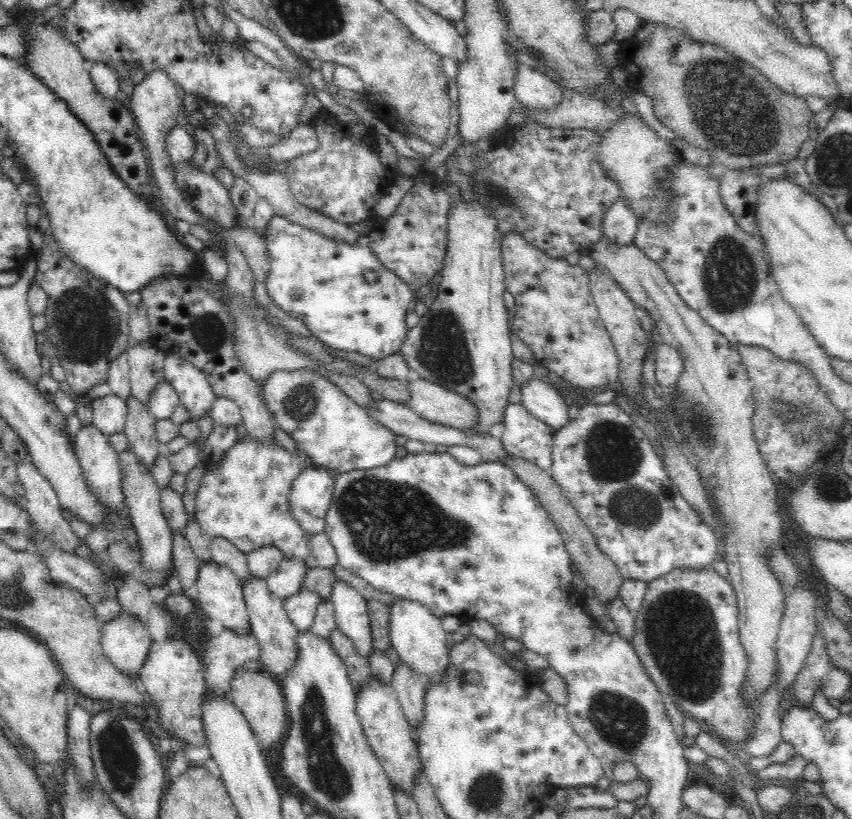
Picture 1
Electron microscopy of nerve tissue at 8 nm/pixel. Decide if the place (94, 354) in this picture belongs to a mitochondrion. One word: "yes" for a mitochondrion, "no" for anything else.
yes

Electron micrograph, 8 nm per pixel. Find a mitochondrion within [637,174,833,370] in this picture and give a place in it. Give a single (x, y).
(729, 278)

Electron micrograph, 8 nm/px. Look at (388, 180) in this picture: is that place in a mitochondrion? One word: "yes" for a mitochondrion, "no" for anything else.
no

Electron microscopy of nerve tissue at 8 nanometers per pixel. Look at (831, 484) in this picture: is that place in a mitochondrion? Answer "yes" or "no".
yes

